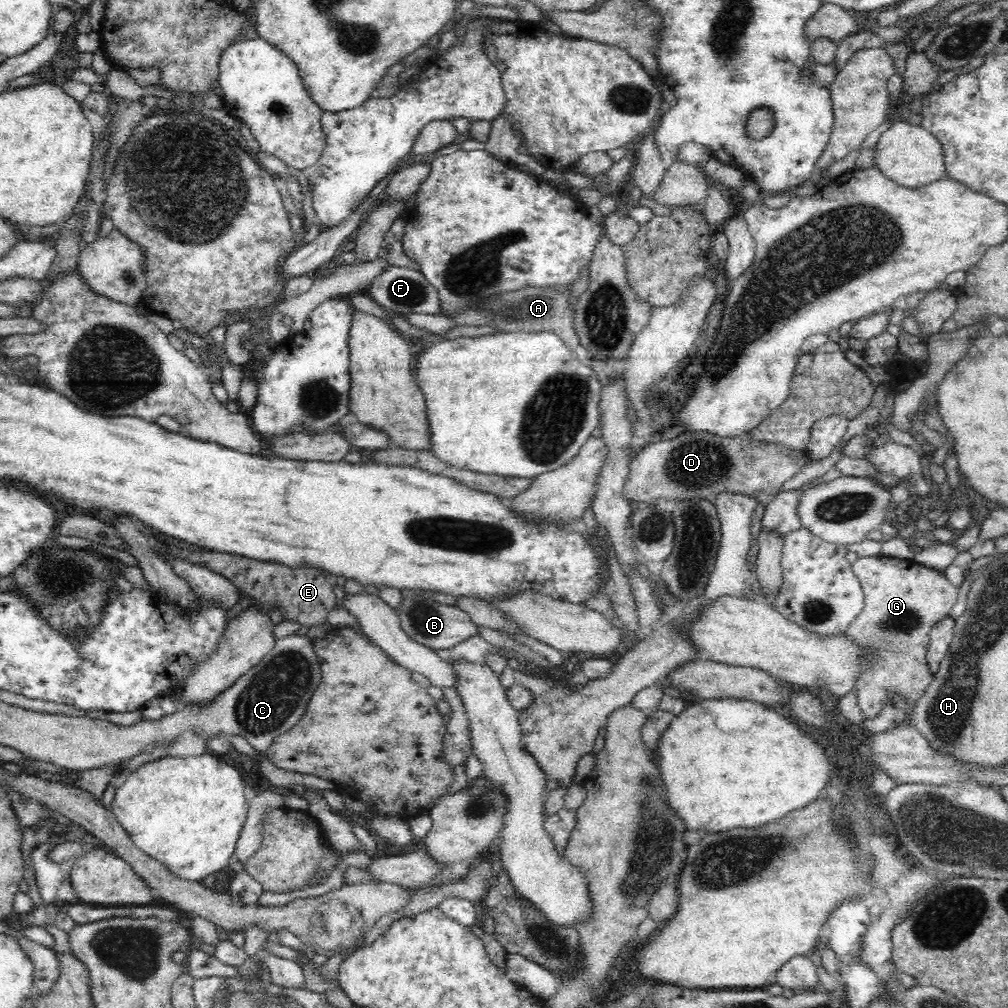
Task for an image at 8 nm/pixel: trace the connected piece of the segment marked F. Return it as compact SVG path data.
M390 266L368 287L368 295L382 308L400 315L440 313L439 292L422 272Z

